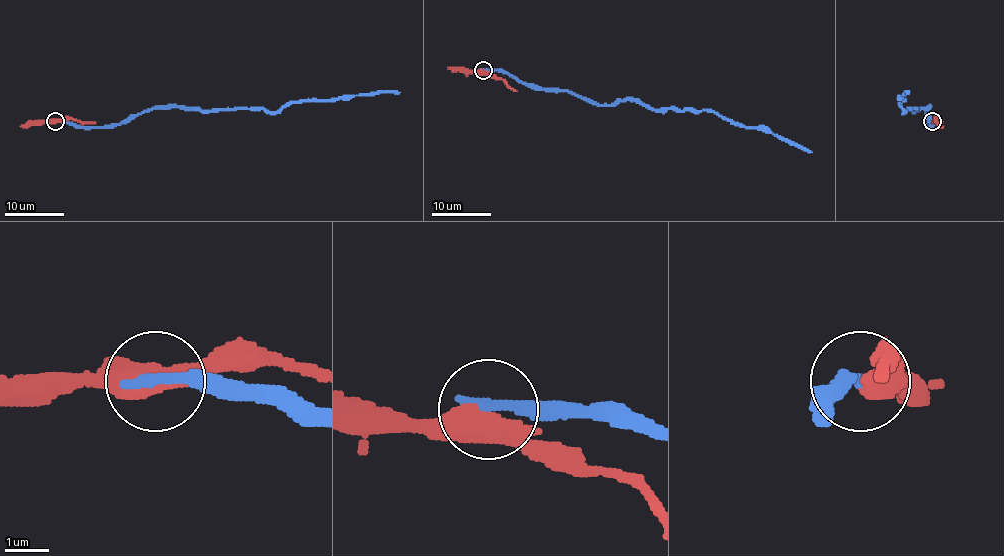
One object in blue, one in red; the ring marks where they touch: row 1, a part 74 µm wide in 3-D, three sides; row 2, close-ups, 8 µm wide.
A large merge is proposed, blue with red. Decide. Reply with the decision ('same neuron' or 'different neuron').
different neuron

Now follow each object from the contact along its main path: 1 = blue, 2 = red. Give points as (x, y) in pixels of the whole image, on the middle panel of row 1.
1: (483, 70), (599, 104), (637, 100), (654, 109), (712, 110), (812, 152)
2: (483, 70), (501, 78), (516, 91)

